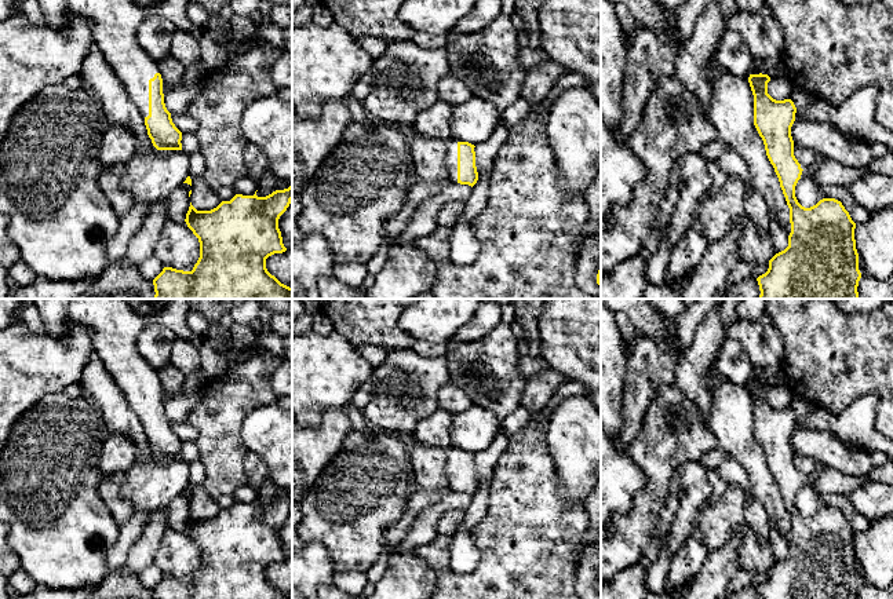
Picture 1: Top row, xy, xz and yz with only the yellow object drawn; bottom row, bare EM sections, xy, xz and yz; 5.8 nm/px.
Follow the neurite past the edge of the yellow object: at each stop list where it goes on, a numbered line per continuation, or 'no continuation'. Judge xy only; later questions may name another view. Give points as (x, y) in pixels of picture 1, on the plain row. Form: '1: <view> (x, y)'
1: xy (115, 327)

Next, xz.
1: xz (451, 467)

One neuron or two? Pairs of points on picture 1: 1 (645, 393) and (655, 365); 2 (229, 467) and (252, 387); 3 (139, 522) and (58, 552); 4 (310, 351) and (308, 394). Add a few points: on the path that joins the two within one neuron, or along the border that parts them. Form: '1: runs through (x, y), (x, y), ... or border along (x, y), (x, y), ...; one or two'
1: runs through (645, 386), (645, 375), (648, 372); one
2: runs through (229, 448), (229, 411), (233, 406); one
3: border along (120, 526), (120, 534), (105, 558); two
4: runs through (310, 362), (308, 383); one

